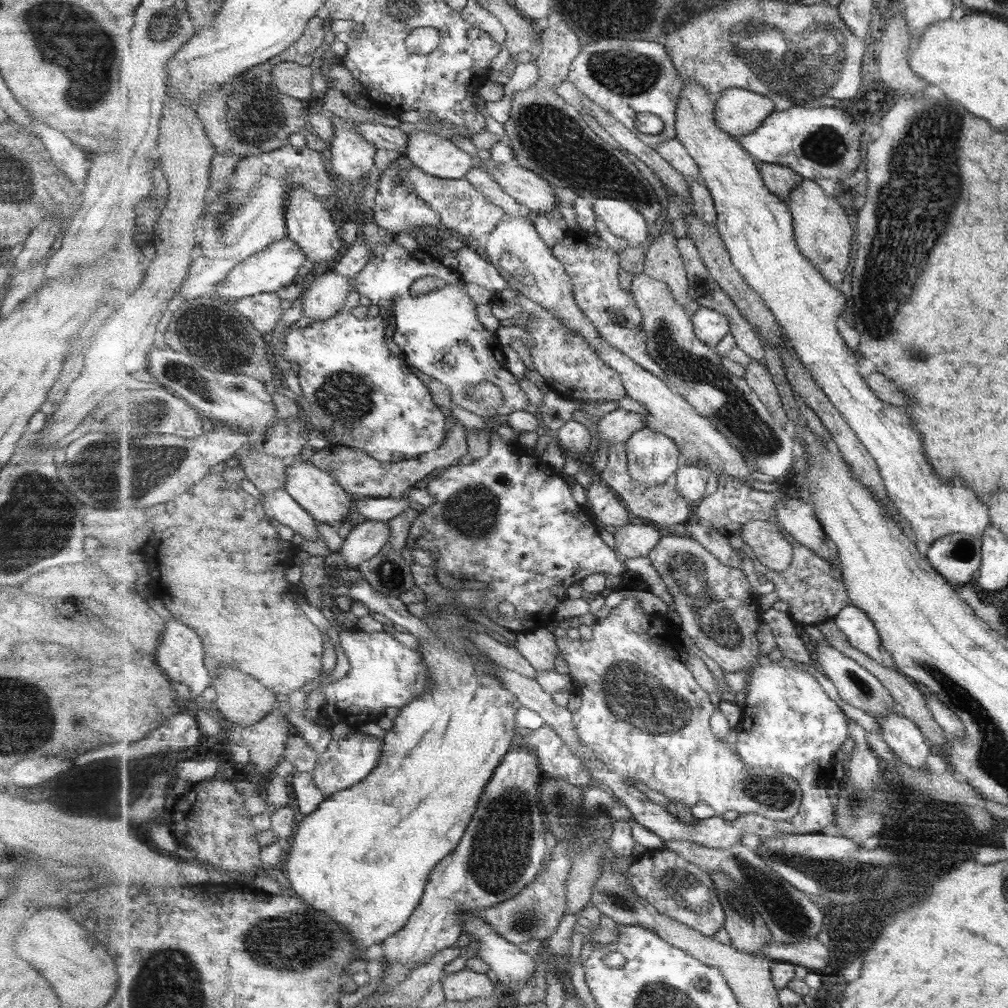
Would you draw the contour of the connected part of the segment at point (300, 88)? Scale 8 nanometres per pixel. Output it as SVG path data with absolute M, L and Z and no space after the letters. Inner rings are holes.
M281 62L273 68L273 80L277 88L290 97L305 100L312 100L313 70L309 65L303 66L296 62Z

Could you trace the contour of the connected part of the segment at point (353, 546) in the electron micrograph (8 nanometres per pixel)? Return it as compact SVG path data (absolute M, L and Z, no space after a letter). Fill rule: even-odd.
M365 520L348 533L339 553L346 563L359 567L379 554L390 540L391 528L387 522Z

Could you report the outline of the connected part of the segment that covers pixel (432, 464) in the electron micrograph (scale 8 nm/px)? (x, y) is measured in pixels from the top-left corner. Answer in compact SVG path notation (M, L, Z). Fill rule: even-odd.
M452 415L453 417L453 423L454 425L451 427L451 429L447 430L447 438L445 438L445 440L443 440L443 444L441 444L441 446L439 446L439 448L429 451L428 453L425 454L421 454L420 457L417 458L412 458L409 460L404 460L401 462L381 462L380 460L377 460L373 457L371 457L370 454L367 454L367 451L363 450L363 449L354 449L348 446L343 446L343 445L337 445L337 444L333 444L331 442L329 442L325 447L323 447L322 449L316 450L314 452L314 454L308 458L304 458L301 454L297 455L297 456L293 456L293 457L288 457L286 459L286 464L289 465L293 465L293 463L295 463L295 461L301 459L301 461L305 461L308 463L313 463L313 465L323 469L323 470L328 470L329 473L331 473L333 475L333 477L336 478L337 483L340 484L341 487L344 488L345 491L348 491L349 493L351 493L353 496L355 496L356 498L362 498L362 497L371 497L371 498L399 498L399 500L401 500L401 498L408 498L408 494L411 490L415 489L417 484L419 484L419 482L421 482L421 480L423 480L423 478L427 478L427 476L429 476L429 474L431 474L431 472L435 472L435 470L437 470L437 468L445 468L447 471L449 470L450 467L452 467L453 465L459 464L461 458L463 458L463 456L467 456L467 454L469 454L469 443L468 443L468 438L467 438L467 434L468 434L468 429L463 426L463 424L461 423L461 421L459 421L455 416Z

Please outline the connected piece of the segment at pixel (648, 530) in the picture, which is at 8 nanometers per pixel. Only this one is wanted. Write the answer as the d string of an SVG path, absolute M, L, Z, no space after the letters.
M632 524L618 527L614 538L616 551L622 560L649 556L659 544L661 532L656 524Z

